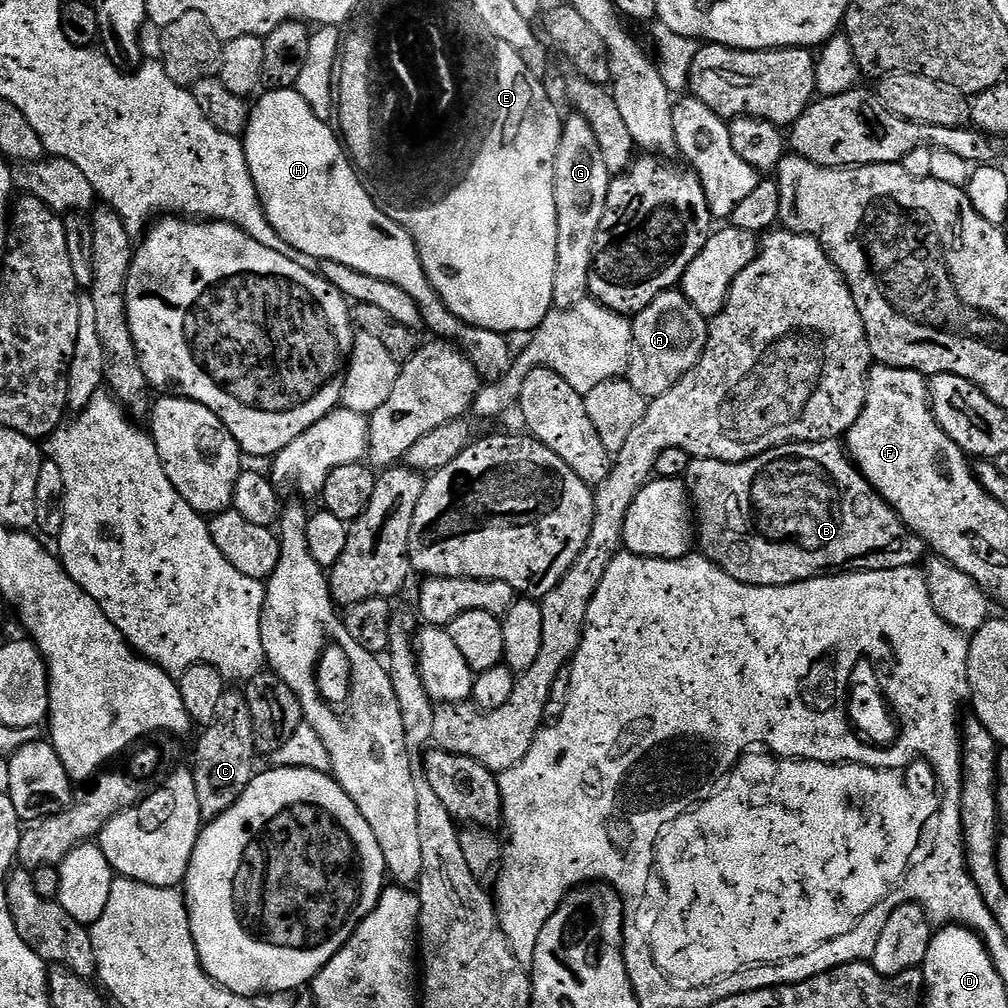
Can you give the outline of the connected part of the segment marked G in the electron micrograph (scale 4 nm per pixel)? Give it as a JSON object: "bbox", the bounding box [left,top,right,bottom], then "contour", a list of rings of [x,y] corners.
{"bbox":[552,114,610,308],"contour":[[[575,114],[564,120],[562,138],[558,142],[558,154],[554,158],[554,202],[558,218],[558,246],[556,247],[556,277],[552,303],[558,308],[572,308],[578,302],[589,299],[588,279],[594,267],[594,253],[598,248],[598,237],[602,229],[600,223],[604,211],[608,209],[608,185],[610,173],[602,159],[602,150],[598,150],[598,138],[586,122],[586,118]]]}

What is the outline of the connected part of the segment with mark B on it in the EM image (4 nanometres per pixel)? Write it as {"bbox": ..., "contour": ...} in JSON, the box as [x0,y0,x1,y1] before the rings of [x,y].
{"bbox":[686,439,925,588],"contour":[[[839,439],[783,444],[742,462],[689,459],[686,485],[694,509],[699,551],[730,574],[730,578],[749,584],[751,588],[777,588],[819,576],[919,565],[919,560],[925,559],[925,542],[902,523],[892,506],[875,494],[855,496],[840,488],[839,482],[832,477],[855,477],[857,472]]]}

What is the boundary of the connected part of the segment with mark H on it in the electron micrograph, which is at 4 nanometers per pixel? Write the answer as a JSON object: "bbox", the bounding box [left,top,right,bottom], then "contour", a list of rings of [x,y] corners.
{"bbox":[242,88,514,382],"contour":[[[274,88],[265,91],[265,93],[265,96],[256,104],[255,102],[253,103],[253,106],[249,111],[247,130],[242,137],[242,143],[244,146],[244,153],[247,156],[247,164],[250,166],[251,178],[255,184],[255,190],[257,194],[259,194],[260,204],[263,206],[264,213],[266,214],[267,220],[270,222],[270,226],[274,226],[276,236],[286,238],[286,242],[290,242],[290,246],[294,246],[294,250],[298,250],[302,254],[309,254],[309,256],[314,257],[317,262],[321,260],[338,262],[341,263],[342,266],[351,268],[351,270],[361,272],[364,275],[369,275],[370,278],[381,279],[382,282],[392,283],[408,296],[409,301],[411,301],[413,305],[416,303],[417,306],[420,307],[420,312],[424,315],[424,320],[428,323],[429,330],[433,332],[431,334],[433,337],[449,342],[455,342],[461,349],[470,350],[472,364],[480,371],[480,375],[485,381],[495,382],[499,380],[501,376],[505,376],[514,359],[514,352],[511,352],[511,350],[508,349],[508,344],[504,341],[507,339],[505,339],[501,333],[491,332],[485,328],[474,328],[472,325],[464,323],[463,320],[458,319],[457,316],[442,302],[442,298],[434,290],[430,278],[426,278],[426,270],[422,266],[420,255],[416,249],[416,243],[412,240],[412,235],[410,235],[398,222],[391,220],[385,212],[380,211],[380,207],[372,200],[372,195],[369,194],[367,188],[365,188],[362,183],[361,173],[358,174],[355,172],[357,169],[354,167],[353,161],[350,159],[342,143],[341,137],[338,135],[337,129],[333,127],[329,121],[319,120],[314,114],[314,110],[310,110],[310,106],[306,106],[306,98],[302,98],[302,94],[298,94],[295,88]]]}

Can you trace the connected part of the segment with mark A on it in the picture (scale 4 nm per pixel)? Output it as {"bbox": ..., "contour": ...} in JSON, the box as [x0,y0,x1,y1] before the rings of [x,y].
{"bbox":[626,290,709,398],"contour":[[[669,290],[658,294],[650,306],[635,313],[632,320],[632,358],[626,378],[638,394],[655,398],[666,394],[702,358],[708,341],[709,321],[692,305],[683,292]]]}

